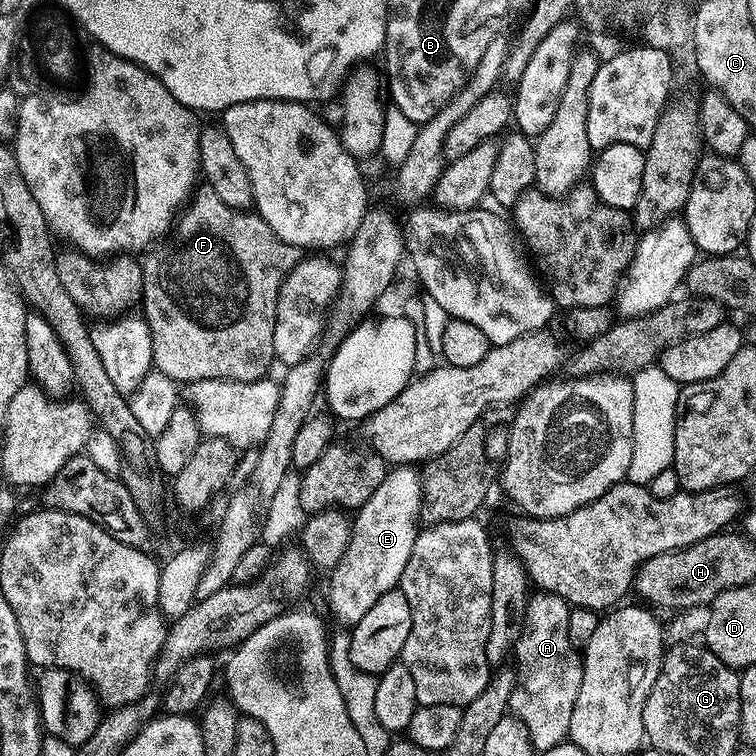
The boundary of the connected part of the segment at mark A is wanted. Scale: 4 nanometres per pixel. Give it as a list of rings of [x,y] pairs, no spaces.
[[[540,590],[529,596],[524,633],[514,652],[515,659],[520,659],[520,664],[518,663],[520,677],[519,691],[513,695],[511,707],[514,709],[516,719],[526,726],[533,749],[540,754],[568,740],[570,714],[574,714],[574,701],[578,699],[578,686],[582,686],[584,662],[581,653],[573,648],[570,634],[566,631],[569,611],[570,605],[554,592]]]

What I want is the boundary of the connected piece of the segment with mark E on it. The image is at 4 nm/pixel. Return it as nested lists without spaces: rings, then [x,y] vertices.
[[[392,466],[382,478],[382,486],[370,494],[370,498],[355,513],[352,520],[352,537],[350,542],[344,545],[344,557],[339,564],[331,569],[332,581],[328,584],[328,604],[332,607],[334,615],[340,619],[344,626],[357,624],[382,598],[382,594],[393,591],[399,585],[402,578],[402,570],[406,570],[406,558],[410,558],[410,550],[414,550],[418,523],[424,507],[424,482],[421,473],[412,466]]]

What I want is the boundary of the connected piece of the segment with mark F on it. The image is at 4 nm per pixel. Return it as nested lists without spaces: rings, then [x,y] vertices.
[[[207,186],[198,188],[191,193],[190,203],[179,213],[178,219],[175,221],[167,239],[149,247],[142,256],[140,266],[142,270],[142,290],[144,291],[142,315],[148,324],[150,338],[152,339],[152,363],[155,371],[166,374],[170,379],[177,382],[191,382],[194,380],[263,380],[269,375],[268,367],[274,364],[274,318],[278,310],[278,294],[282,290],[282,284],[292,268],[302,259],[301,249],[295,248],[293,244],[282,242],[282,238],[278,238],[278,234],[274,234],[274,230],[270,230],[268,223],[255,211],[226,206],[226,202],[222,202],[222,198],[218,198],[218,194],[214,194],[212,188]]]

